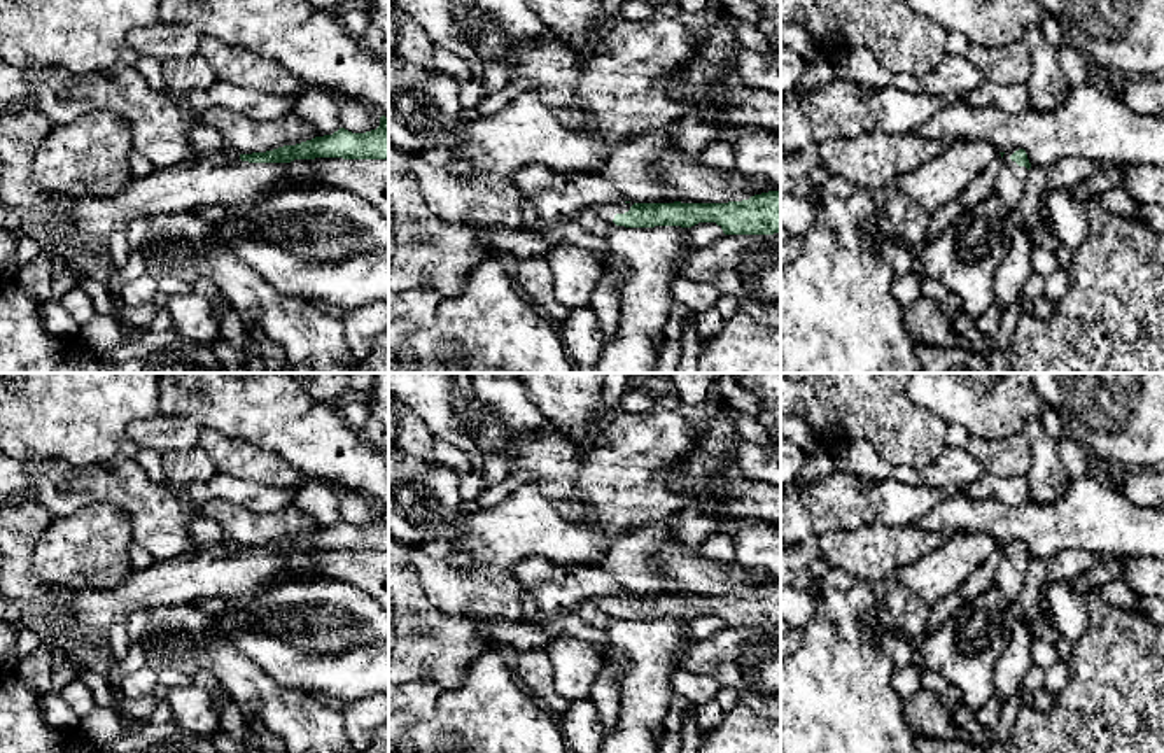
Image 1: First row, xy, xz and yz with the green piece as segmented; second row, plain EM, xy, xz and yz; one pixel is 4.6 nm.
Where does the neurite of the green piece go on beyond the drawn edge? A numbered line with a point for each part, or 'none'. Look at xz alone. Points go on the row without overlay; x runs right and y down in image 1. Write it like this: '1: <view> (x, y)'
1: xz (608, 605)

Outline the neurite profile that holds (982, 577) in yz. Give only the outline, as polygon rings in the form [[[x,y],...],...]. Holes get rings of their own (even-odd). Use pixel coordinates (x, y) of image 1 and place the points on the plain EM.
[[[1001,546],[996,548],[984,564],[980,564],[959,587],[945,599],[929,606],[929,616],[926,623],[926,634],[940,629],[949,616],[966,601],[973,601],[994,583],[994,573],[1001,559]]]

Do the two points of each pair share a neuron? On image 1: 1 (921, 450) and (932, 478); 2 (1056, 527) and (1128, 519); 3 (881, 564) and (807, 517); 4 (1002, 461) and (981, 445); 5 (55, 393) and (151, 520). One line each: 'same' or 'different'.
1: different
2: same
3: different
4: same
5: different

